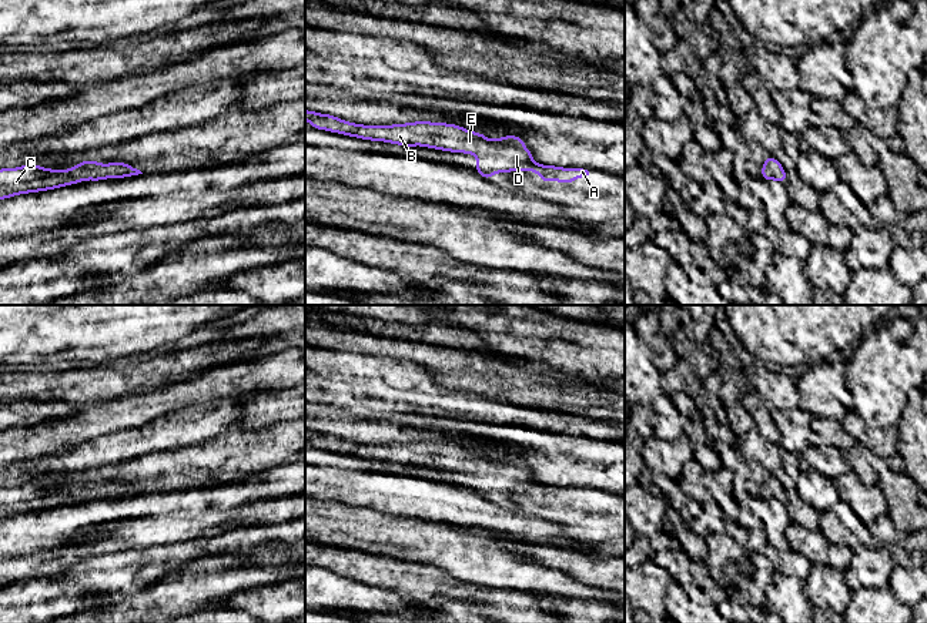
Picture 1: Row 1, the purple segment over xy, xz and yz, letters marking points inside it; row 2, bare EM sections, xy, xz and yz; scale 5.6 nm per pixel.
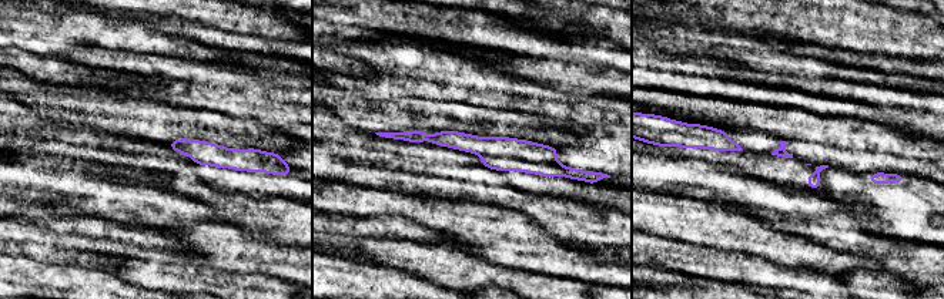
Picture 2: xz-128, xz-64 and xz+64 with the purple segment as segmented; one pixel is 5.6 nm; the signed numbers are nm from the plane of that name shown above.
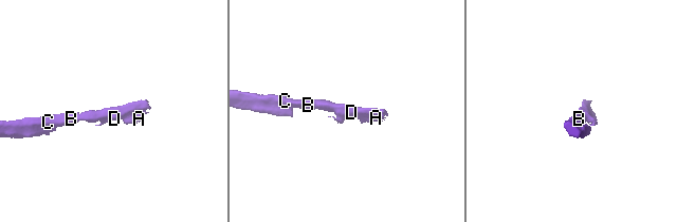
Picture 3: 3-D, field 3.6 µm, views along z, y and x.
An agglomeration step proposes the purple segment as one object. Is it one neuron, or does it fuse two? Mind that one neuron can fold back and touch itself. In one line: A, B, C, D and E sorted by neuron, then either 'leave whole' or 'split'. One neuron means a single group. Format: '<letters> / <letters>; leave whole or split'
A B C D E; leave whole

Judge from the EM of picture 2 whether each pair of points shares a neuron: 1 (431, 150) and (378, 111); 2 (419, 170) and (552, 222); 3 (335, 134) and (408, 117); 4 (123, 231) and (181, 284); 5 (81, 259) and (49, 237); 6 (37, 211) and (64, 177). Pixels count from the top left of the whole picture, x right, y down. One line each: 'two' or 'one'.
1: two
2: one
3: two
4: two
5: one
6: one

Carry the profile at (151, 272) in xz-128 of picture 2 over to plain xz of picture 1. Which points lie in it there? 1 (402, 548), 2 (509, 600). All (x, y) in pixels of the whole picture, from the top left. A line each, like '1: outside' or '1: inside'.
1: outside
2: inside

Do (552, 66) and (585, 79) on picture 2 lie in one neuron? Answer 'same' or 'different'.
same

